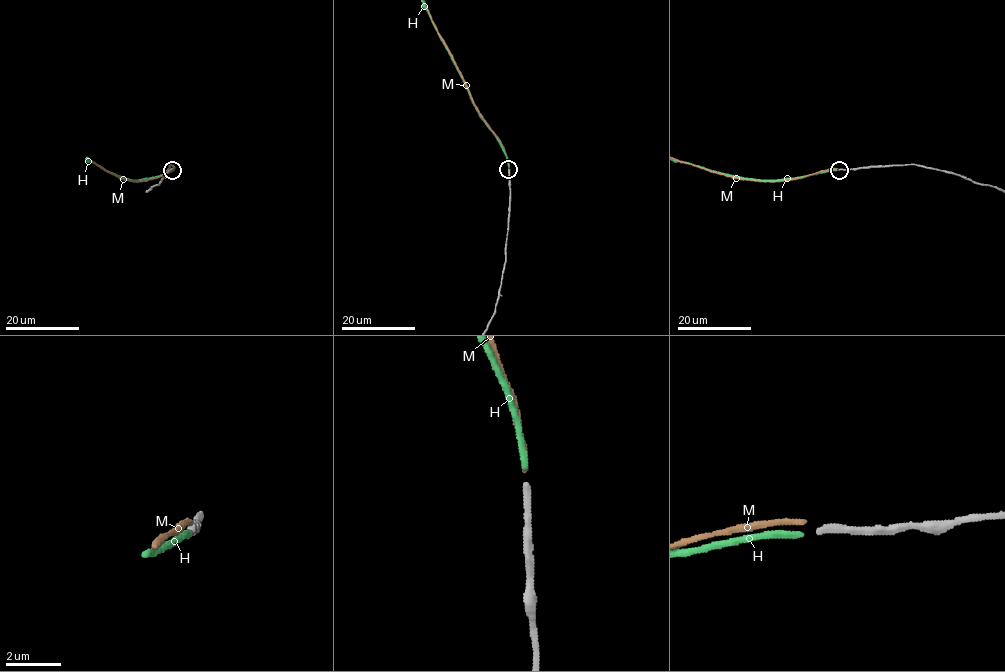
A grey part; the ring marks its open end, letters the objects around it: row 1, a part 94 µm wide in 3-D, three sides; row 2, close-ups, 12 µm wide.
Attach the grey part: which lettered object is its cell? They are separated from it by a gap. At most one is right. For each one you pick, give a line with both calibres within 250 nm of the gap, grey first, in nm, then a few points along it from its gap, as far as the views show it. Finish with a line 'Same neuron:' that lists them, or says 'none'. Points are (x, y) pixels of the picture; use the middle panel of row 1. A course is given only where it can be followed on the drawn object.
H: 280 nm thick on the grey side, 240 nm on the other
Same neuron: H

